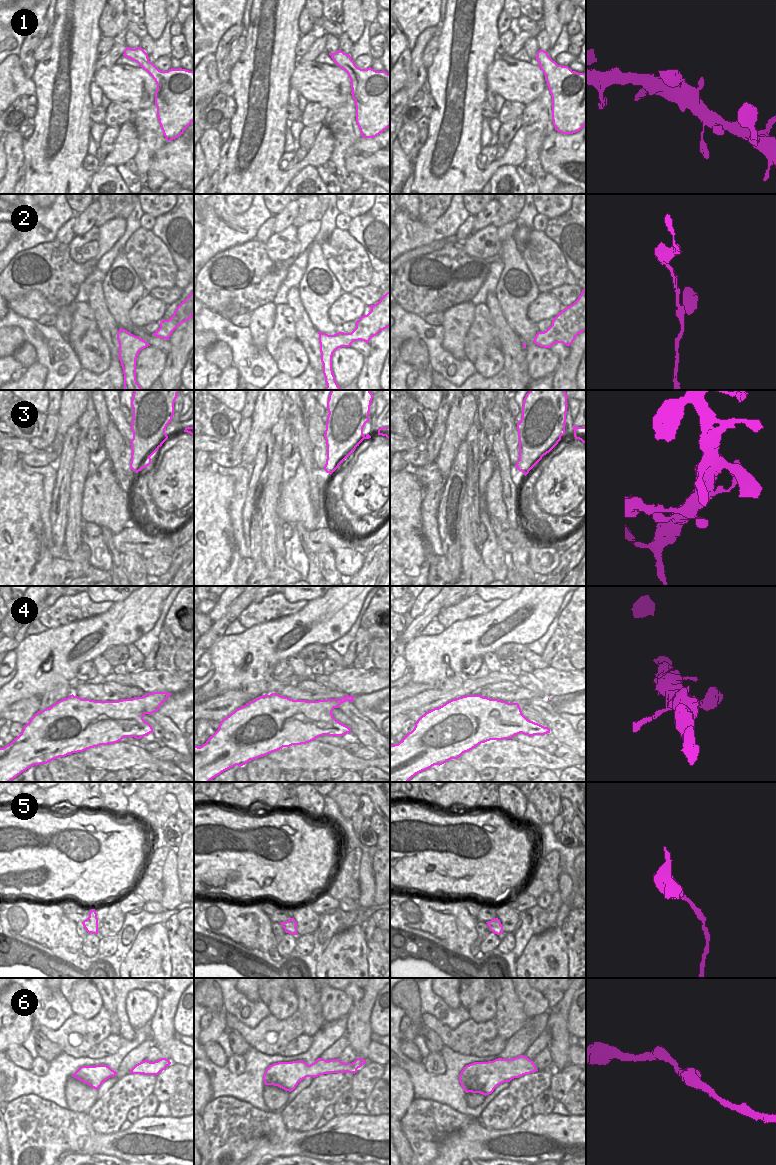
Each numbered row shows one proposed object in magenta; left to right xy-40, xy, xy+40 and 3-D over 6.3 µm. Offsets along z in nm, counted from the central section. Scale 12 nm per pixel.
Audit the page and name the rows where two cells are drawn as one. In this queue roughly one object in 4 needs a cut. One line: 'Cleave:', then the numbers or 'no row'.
Cleave: 3.

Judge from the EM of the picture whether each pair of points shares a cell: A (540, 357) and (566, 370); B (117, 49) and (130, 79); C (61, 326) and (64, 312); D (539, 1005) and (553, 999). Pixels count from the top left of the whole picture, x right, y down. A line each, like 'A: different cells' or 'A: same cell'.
A: different cells
B: different cells
C: same cell
D: different cells

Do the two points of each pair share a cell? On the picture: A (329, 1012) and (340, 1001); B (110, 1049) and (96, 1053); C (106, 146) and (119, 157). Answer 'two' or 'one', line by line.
A: one
B: one
C: two

